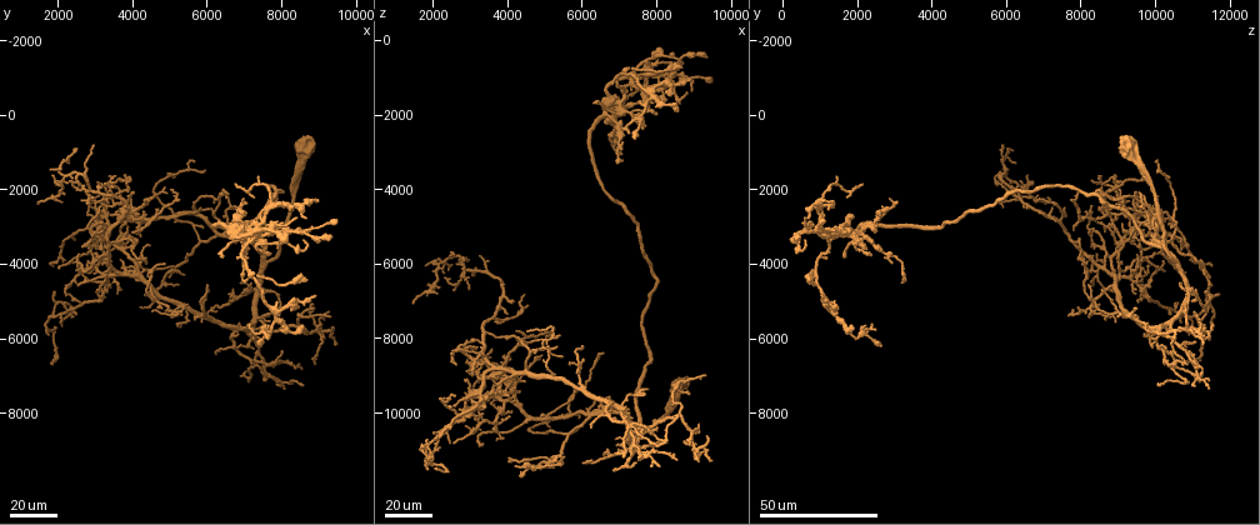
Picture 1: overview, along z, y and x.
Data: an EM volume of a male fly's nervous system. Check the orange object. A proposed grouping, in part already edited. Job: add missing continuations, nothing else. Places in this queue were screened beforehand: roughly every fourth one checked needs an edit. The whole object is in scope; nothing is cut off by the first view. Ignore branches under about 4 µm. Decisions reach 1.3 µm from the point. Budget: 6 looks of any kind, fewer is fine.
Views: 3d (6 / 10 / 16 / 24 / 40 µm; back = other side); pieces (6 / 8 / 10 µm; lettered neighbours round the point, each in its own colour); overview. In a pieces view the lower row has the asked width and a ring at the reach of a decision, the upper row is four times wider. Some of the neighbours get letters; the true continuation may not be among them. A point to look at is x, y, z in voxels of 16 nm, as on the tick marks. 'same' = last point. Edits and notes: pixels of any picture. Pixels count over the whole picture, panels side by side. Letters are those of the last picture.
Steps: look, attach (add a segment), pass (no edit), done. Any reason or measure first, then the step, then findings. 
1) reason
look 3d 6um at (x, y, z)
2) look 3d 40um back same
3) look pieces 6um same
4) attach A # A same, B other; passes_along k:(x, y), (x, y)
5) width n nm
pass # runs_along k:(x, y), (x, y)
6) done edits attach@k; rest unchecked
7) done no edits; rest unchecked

branch stops here
look 3d 24um at (8600, 2800, 600)

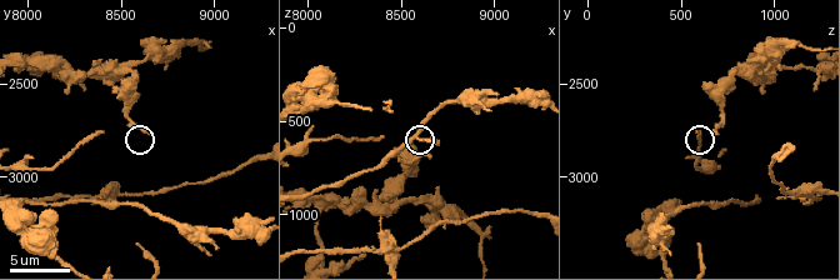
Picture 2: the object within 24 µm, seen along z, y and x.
look 3d 10um at (8640, 2760, 700)

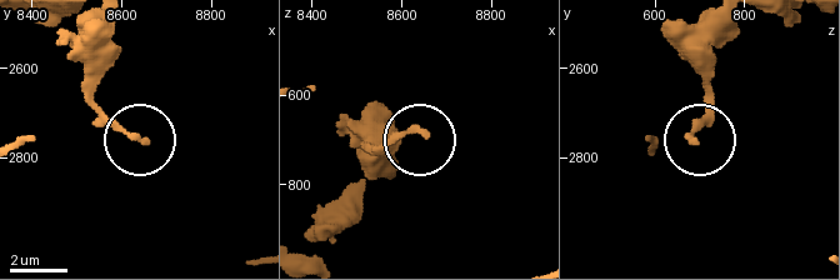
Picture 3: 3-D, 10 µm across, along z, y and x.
look pieces 10um at (8650, 2760, 690)

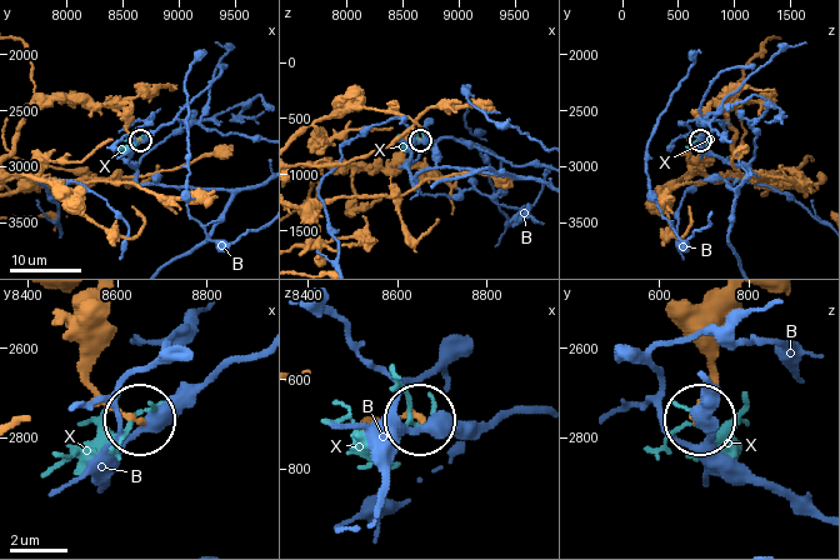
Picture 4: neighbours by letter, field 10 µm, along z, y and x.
width 220 nm
pass # B other, X other; none of them fits

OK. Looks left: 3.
thin end
look 3d 24um at (2900, 800, 5900)

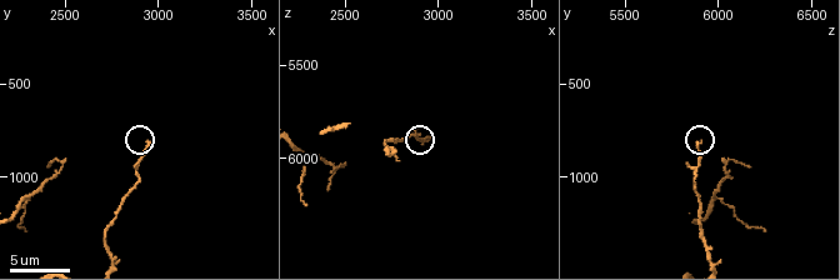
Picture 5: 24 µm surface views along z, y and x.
look pieces 6um at (2940, 820, 5900)

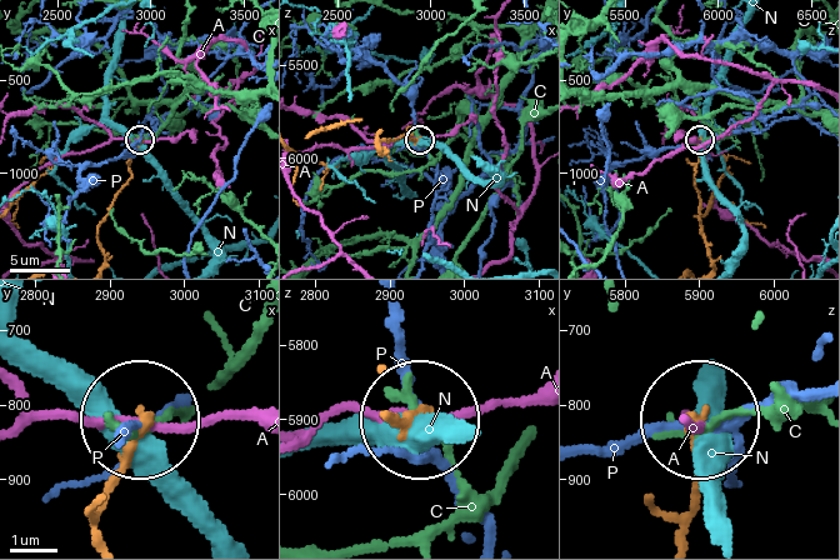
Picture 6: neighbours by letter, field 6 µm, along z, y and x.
pass # A other, C other, N other, P other; no lettered segment goes on from it

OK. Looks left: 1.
done no edits; rest unchecked

